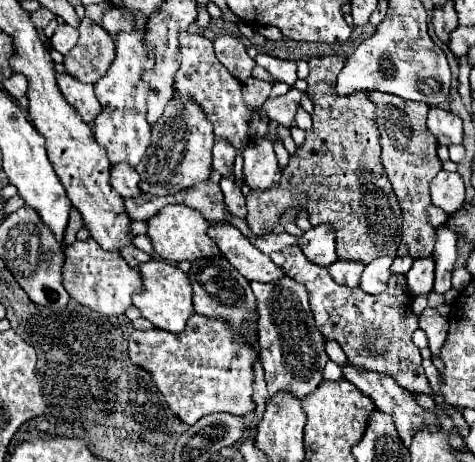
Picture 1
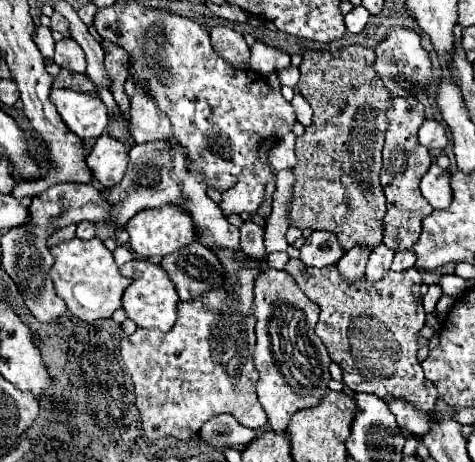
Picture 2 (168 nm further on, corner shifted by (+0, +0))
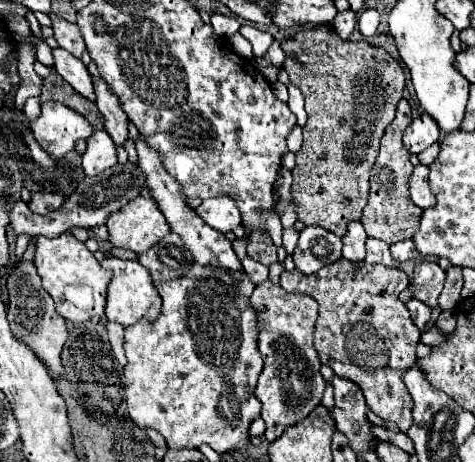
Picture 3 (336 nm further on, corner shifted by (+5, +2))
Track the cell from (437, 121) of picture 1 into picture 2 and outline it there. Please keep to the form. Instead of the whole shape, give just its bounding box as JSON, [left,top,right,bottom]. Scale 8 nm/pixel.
[418,118,448,150]

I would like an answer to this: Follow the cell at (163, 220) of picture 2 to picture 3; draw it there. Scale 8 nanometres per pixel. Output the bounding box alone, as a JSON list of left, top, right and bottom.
[105,196,169,254]

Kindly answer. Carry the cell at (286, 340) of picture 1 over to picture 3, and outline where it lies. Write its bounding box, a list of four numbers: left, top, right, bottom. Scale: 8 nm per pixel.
[251,280,325,440]

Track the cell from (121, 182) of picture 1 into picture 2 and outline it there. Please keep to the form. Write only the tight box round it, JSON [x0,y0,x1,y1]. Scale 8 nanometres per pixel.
[88,134,128,188]

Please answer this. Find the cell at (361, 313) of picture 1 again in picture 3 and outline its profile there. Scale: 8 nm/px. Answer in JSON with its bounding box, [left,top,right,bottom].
[281,260,419,432]

